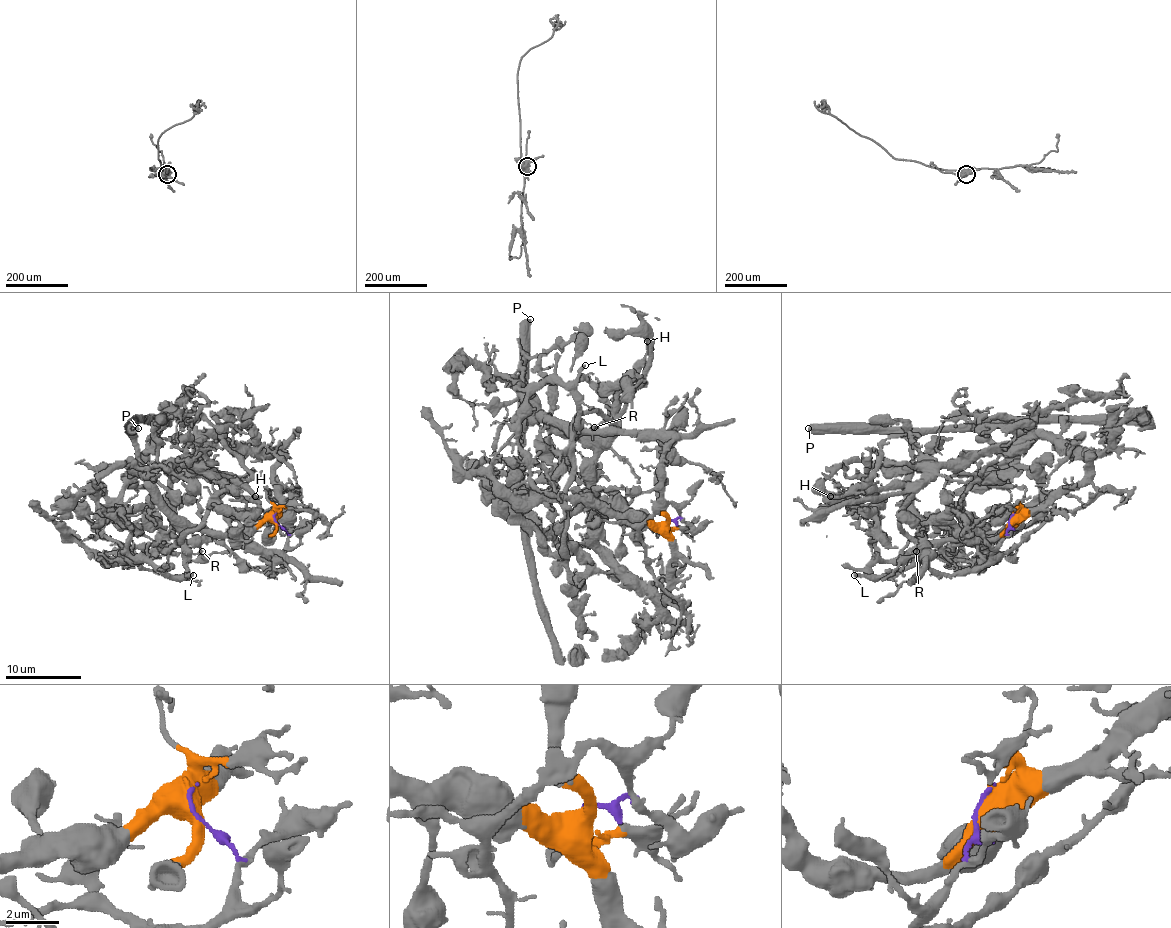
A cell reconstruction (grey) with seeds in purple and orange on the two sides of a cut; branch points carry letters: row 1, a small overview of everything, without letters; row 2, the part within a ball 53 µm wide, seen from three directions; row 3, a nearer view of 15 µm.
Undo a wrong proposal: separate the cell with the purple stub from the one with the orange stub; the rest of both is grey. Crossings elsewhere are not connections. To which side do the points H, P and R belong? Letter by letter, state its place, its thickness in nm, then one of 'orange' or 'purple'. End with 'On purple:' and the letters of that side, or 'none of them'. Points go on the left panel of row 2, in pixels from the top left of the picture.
H: (255, 496) | 320 nm | orange
P: (138, 428) | 480 nm | purple
R: (202, 551) | 140 nm | purple
On purple: P, R

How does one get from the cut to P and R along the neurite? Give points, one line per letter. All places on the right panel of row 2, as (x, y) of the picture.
P: (1010, 519), (984, 564), (938, 574), (914, 510), (912, 445), (885, 430), (808, 428)
R: (1010, 519), (1004, 540), (972, 570), (938, 574), (929, 566), (921, 528), (916, 551)

